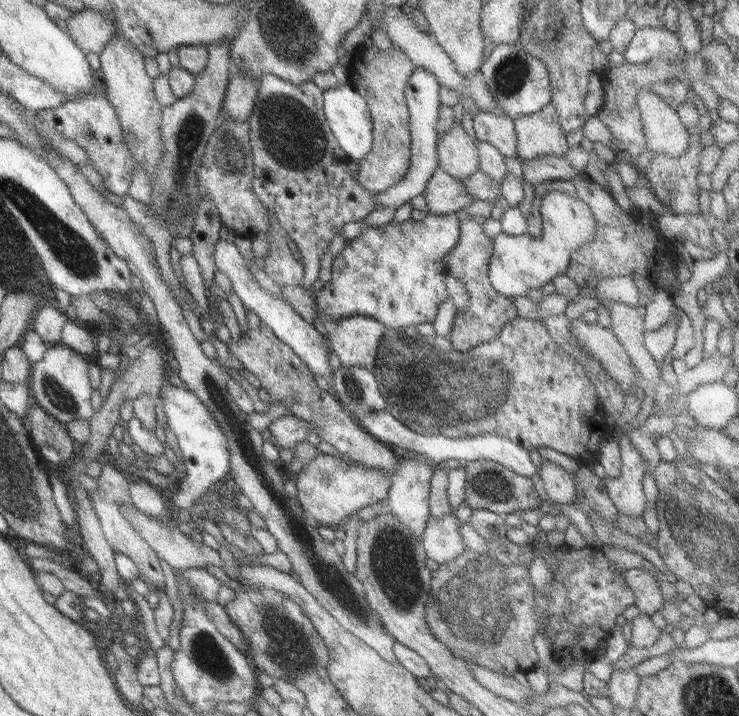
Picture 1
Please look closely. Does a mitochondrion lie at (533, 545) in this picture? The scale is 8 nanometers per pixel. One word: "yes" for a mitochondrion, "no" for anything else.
no

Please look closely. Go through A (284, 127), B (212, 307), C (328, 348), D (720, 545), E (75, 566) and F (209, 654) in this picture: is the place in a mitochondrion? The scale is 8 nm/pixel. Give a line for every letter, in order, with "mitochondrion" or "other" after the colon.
A: mitochondrion
B: other
C: other
D: mitochondrion
E: other
F: mitochondrion

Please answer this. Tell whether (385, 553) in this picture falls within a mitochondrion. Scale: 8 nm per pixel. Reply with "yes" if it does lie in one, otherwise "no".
yes

